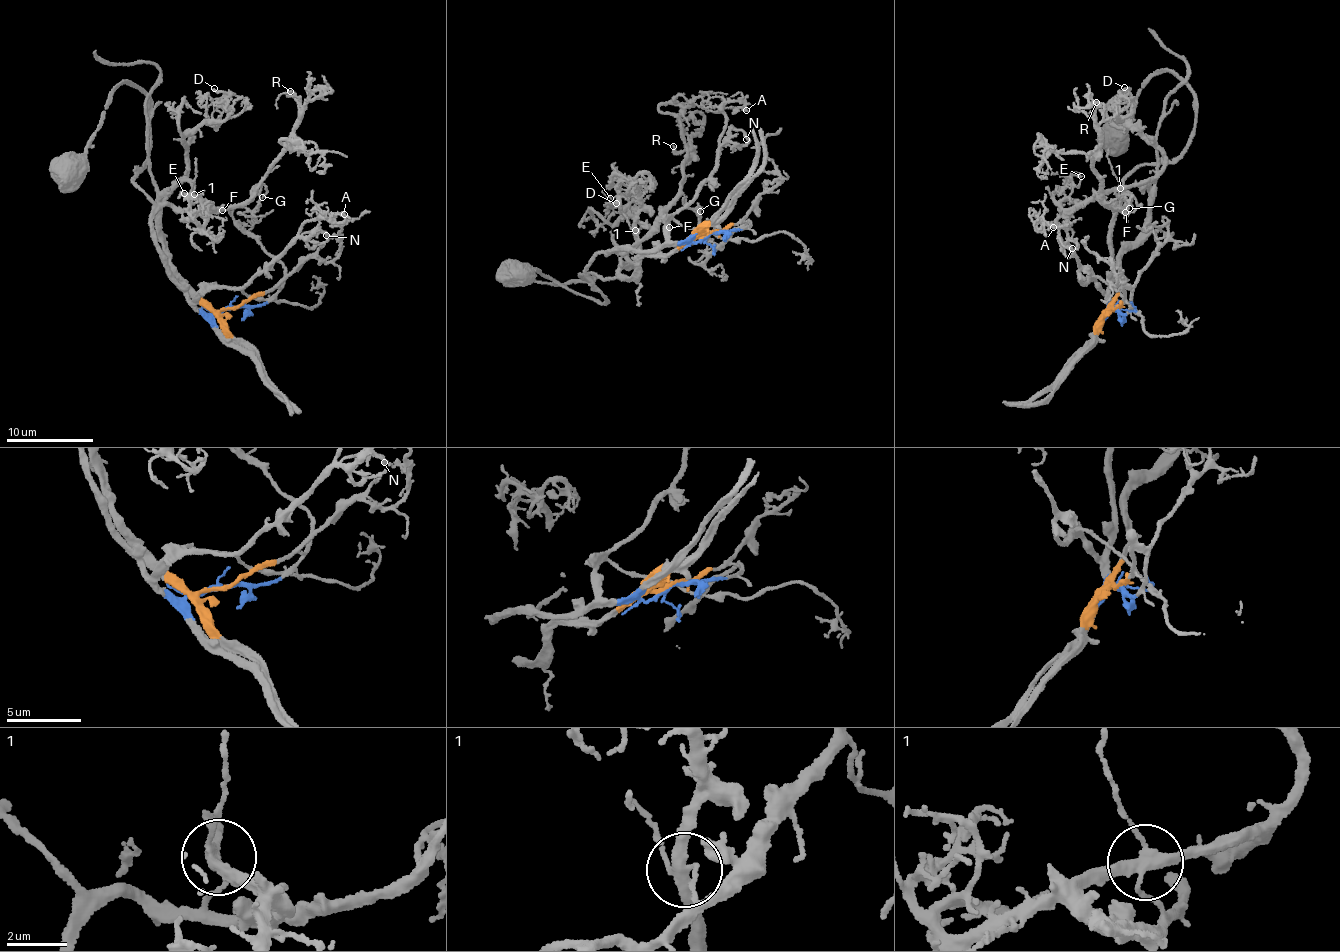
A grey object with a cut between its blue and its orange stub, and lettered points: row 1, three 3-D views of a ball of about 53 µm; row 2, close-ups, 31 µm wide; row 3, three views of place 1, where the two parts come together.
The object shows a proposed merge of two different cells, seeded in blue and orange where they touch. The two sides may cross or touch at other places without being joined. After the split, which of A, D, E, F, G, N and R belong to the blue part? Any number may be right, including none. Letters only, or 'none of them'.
A, F, G, N, R

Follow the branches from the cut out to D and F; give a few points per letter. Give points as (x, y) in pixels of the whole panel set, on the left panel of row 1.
D: (233, 309), (215, 309), (170, 267), (161, 234), (160, 197), (183, 177), (186, 133), (224, 100), (213, 89)
F: (232, 308), (205, 314), (174, 277), (155, 241), (153, 219), (165, 204), (194, 211), (227, 208), (222, 211)

